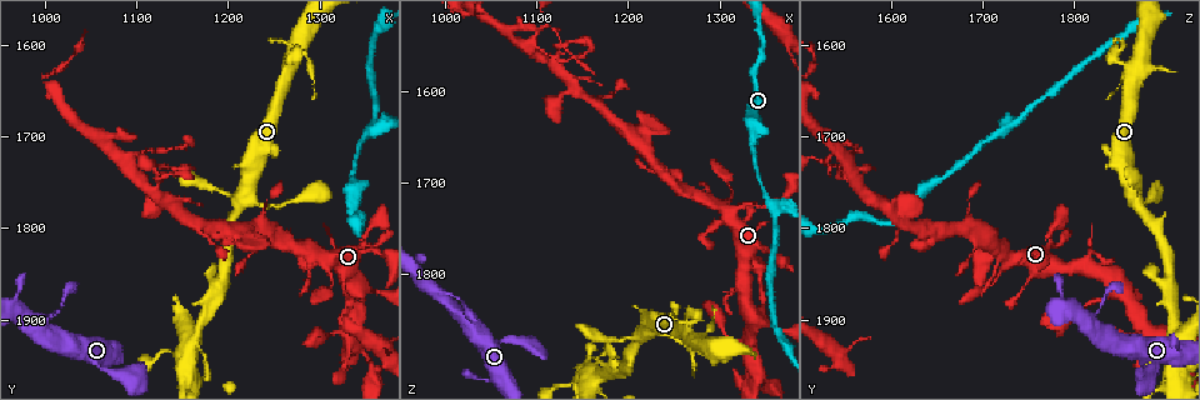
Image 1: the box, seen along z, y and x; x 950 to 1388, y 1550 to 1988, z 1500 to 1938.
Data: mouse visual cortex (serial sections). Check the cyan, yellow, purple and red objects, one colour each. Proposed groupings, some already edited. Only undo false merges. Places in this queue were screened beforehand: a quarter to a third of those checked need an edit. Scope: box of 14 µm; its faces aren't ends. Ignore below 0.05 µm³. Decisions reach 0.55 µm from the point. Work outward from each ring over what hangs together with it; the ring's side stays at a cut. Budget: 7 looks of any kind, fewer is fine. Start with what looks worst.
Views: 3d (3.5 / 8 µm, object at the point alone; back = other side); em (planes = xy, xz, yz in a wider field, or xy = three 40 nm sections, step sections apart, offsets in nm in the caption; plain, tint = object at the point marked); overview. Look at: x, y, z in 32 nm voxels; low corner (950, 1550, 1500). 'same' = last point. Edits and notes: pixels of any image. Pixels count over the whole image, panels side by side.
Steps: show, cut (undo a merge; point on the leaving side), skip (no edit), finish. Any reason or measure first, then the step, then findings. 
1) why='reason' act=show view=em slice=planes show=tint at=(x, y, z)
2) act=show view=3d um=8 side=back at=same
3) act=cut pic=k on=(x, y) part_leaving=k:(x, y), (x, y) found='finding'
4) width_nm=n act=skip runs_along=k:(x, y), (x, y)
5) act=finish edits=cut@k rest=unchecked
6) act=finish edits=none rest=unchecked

why='thin neck' act=show view=3d um=8 at=(1345, 1825, 1725)

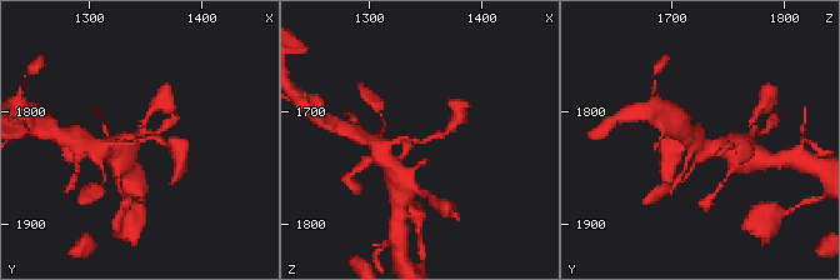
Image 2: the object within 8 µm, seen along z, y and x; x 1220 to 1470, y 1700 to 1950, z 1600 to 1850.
arm_widths_nm=150,200 why='shape alone is not enough' act=show view=em slice=xy step=1 show=tint at=(1344, 1826, 1724)

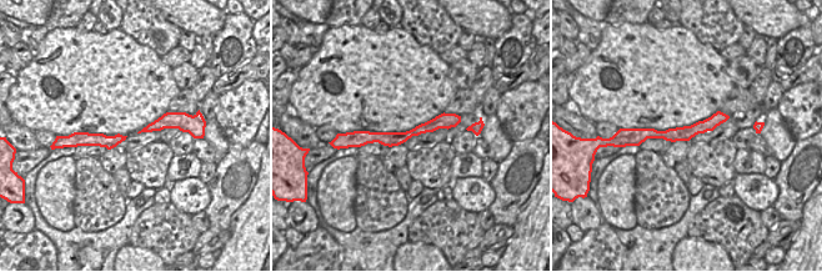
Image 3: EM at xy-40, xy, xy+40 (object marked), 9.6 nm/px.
act=skip runs_along=2:(381, 150), (449, 129) found='one cell here'

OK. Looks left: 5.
why='three arms meet' act=show view=3d um=8 at=(1360, 1690, 1730)

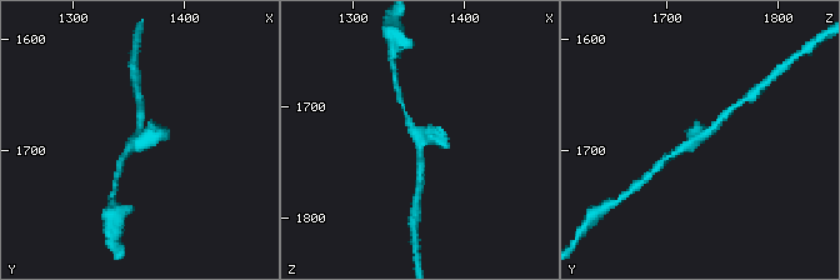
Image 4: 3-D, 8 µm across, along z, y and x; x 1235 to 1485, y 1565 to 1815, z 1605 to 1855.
arms=3 arm_widths_nm=200,200,250 act=show view=em slice=xy step=5 show=tint at=(1364, 1690, 1726)

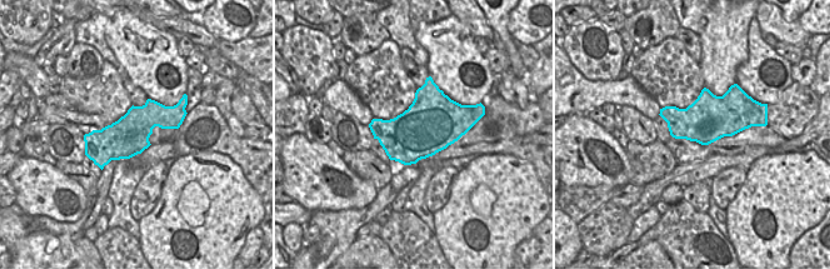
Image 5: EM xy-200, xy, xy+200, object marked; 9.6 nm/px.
act=skip runs_along=4:(671, 156), (710, 131), (724, 115) found='one cell here'

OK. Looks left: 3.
why='calibre changes' act=show view=3d um=3.5 at=(1135, 1735, 1545)

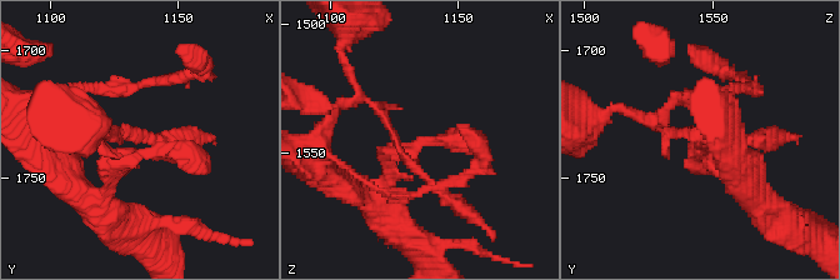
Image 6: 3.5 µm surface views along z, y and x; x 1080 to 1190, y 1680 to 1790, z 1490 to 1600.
act=show view=em slice=xy step=2 show=tint at=(1138, 1741, 1546)

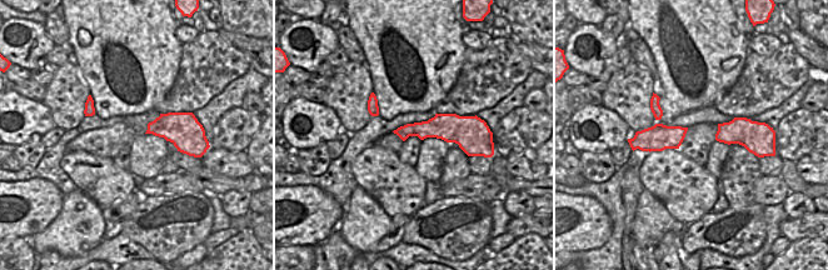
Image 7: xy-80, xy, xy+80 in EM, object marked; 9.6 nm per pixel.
act=skip runs_along=6:(381, 183), (424, 141), (489, 150) found='continuous, no second cell'

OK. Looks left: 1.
act=finish edits=none rest=unchecked

